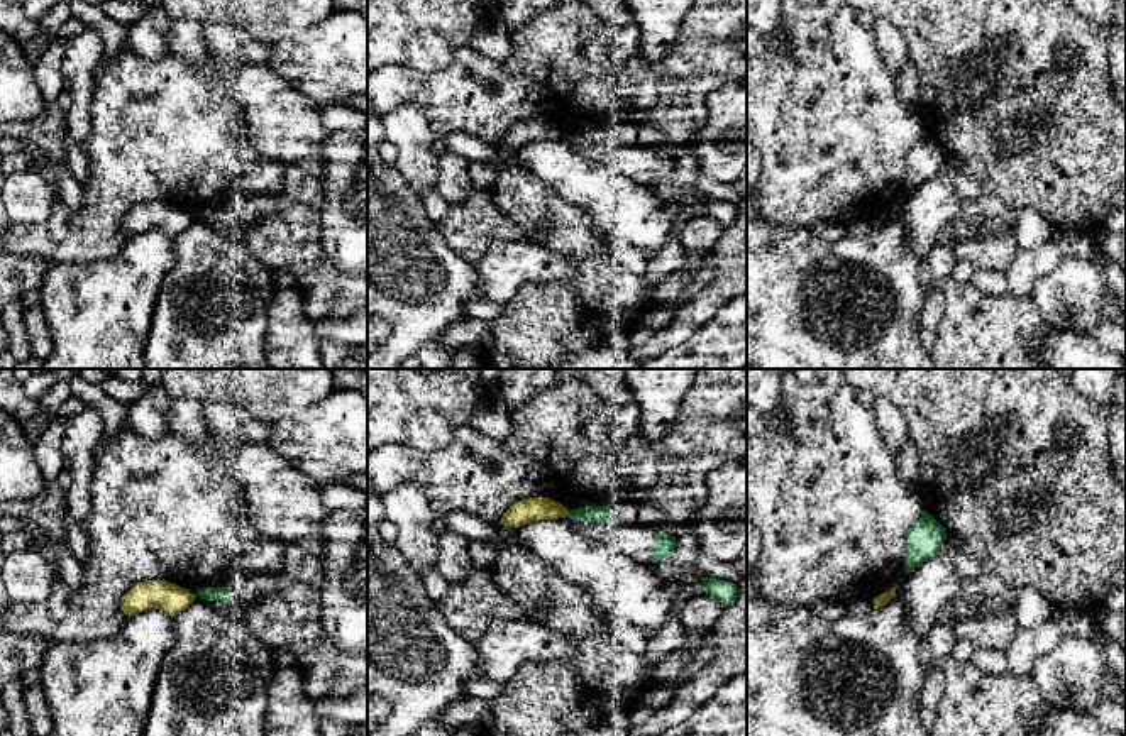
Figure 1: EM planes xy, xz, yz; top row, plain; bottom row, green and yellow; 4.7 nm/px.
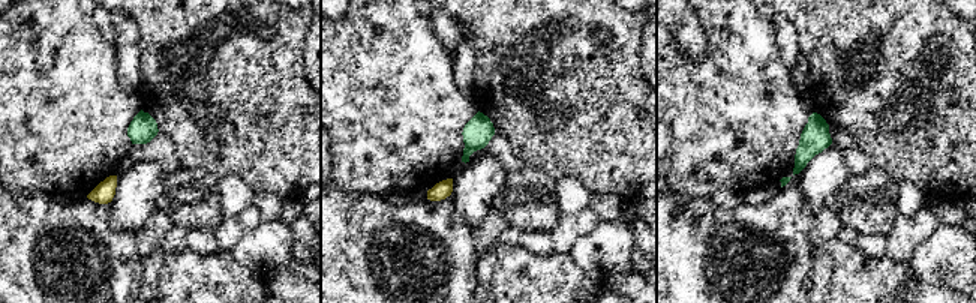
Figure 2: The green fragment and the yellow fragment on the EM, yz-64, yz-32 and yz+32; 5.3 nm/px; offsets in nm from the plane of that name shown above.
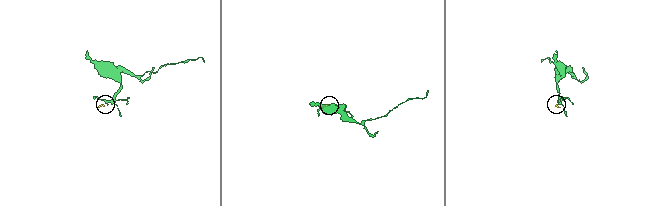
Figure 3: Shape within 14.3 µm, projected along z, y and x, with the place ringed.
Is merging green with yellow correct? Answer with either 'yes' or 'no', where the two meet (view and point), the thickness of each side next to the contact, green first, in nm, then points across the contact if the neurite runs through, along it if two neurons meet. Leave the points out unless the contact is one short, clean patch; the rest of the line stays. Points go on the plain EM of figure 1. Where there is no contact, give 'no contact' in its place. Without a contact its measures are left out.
no | xz (569, 134) | 80/120 nm | along xz (568, 132), (569, 136)

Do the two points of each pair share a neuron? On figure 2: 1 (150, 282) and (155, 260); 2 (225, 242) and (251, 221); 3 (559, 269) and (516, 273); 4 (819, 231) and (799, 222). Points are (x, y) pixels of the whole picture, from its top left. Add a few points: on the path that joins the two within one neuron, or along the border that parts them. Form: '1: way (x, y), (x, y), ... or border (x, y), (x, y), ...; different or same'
1: way (150, 276), (152, 266); same
2: way (231, 236), (245, 222); same
3: way (549, 273), (526, 273); same
4: border (813, 216), (808, 234), (811, 246); different

